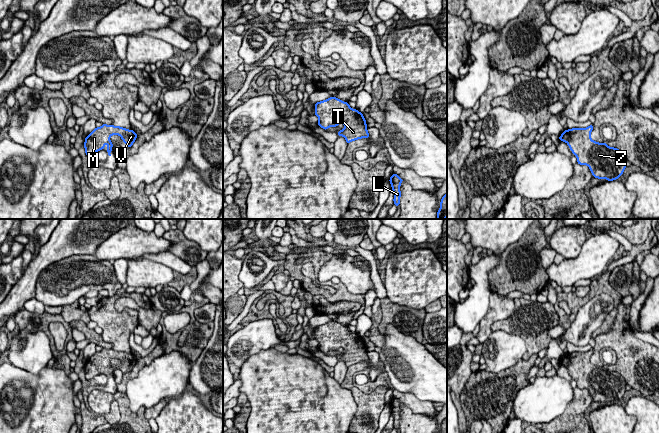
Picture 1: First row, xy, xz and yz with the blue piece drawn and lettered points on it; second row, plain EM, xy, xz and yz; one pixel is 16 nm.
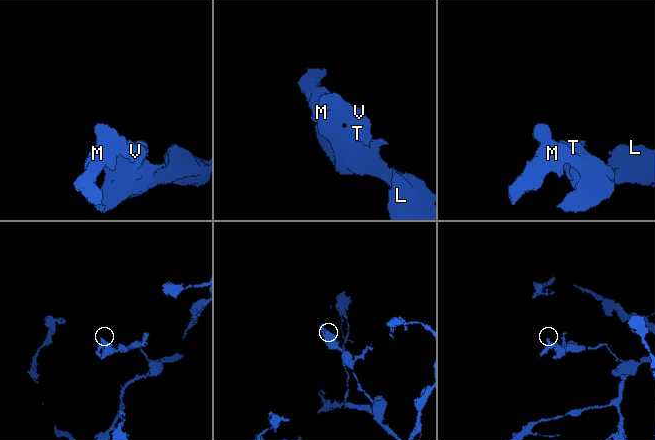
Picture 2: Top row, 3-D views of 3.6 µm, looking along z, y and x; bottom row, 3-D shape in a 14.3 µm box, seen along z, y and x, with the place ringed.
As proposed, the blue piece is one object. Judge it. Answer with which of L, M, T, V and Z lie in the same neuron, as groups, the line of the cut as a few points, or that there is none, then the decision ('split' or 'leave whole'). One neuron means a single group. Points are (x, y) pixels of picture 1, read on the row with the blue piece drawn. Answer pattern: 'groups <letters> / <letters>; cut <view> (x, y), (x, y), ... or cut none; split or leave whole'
groups L M T V Z; cut none; leave whole

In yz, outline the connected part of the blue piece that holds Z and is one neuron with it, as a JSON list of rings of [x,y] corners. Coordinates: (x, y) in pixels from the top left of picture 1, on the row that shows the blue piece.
[[[593,124],[587,128],[573,128],[564,130],[559,140],[566,142],[569,148],[577,157],[577,163],[580,165],[587,165],[593,174],[593,177],[598,179],[605,178],[607,181],[618,179],[626,168],[626,157],[624,153],[614,147],[609,147],[607,143],[598,143],[591,139],[590,134],[593,130]]]

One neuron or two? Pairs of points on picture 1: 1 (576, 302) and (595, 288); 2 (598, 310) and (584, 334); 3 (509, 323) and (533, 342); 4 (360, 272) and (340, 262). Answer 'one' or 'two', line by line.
1: one
2: one
3: one
4: one

